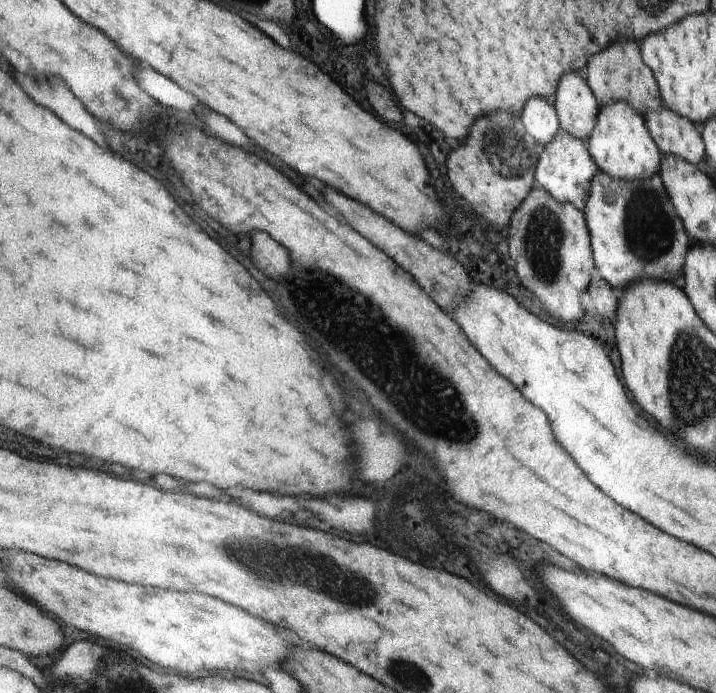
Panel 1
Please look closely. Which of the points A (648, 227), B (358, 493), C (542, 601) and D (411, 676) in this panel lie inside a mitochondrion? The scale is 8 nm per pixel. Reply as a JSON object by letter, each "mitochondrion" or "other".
{"A":"mitochondrion","B":"other","C":"other","D":"mitochondrion"}

